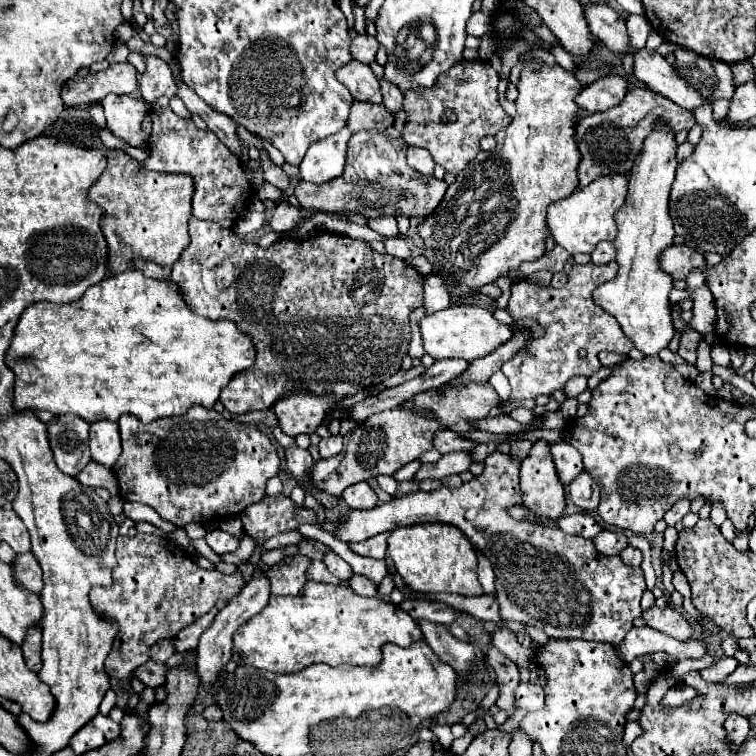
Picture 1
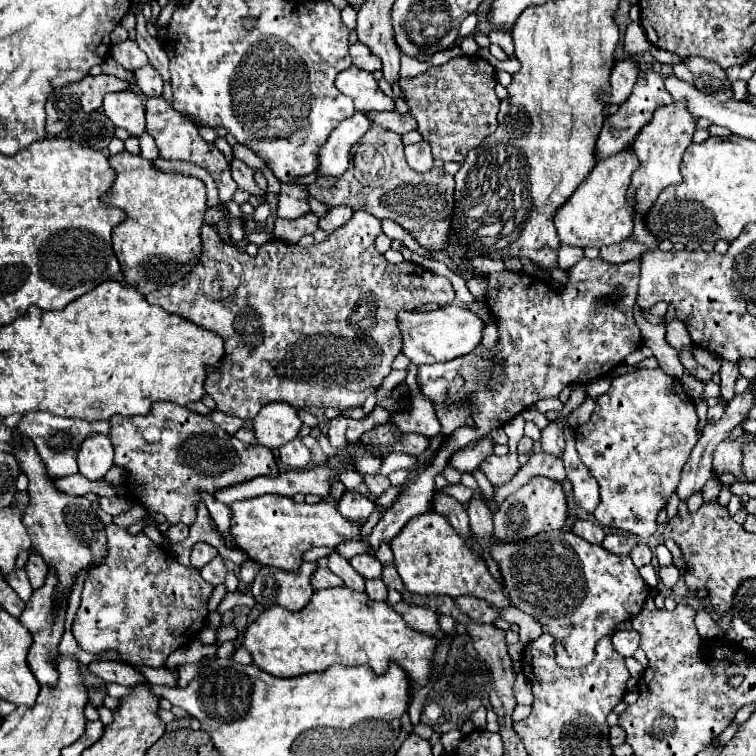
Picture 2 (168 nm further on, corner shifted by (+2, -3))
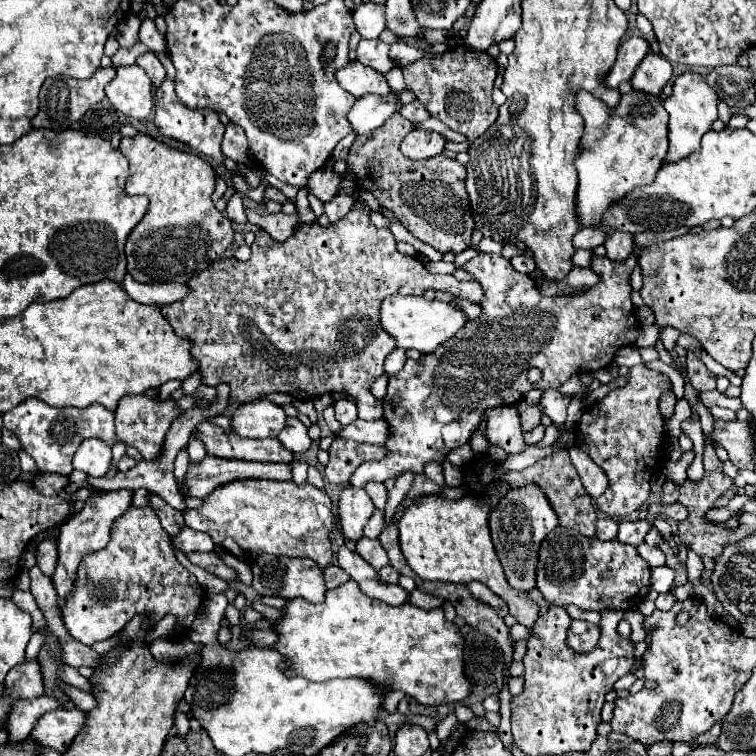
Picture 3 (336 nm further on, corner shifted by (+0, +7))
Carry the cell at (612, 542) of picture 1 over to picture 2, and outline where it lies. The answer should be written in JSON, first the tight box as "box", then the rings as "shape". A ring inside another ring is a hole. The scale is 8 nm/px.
{"box":[601,534,637,554],"shape":[[[607,534],[601,546],[613,554],[629,554],[635,544],[637,536],[633,534]]]}

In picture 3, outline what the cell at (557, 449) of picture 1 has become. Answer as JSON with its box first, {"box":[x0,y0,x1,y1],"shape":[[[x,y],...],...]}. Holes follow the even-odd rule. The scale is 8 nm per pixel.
{"box":[541,388,573,424],"shape":[[[547,388],[541,396],[541,406],[545,406],[545,414],[553,420],[553,424],[563,424],[567,418],[567,406],[573,400],[573,394],[561,394],[557,388]]]}

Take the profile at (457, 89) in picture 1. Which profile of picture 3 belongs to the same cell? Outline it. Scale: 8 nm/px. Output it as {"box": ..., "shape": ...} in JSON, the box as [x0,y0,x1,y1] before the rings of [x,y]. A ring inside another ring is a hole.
{"box":[403,44,497,140],"shape":[[[461,44],[449,48],[439,58],[421,58],[403,66],[403,76],[407,88],[413,90],[431,116],[449,124],[449,128],[461,132],[467,140],[479,138],[497,120],[497,106],[491,100],[497,64],[487,52],[473,52]]]}

